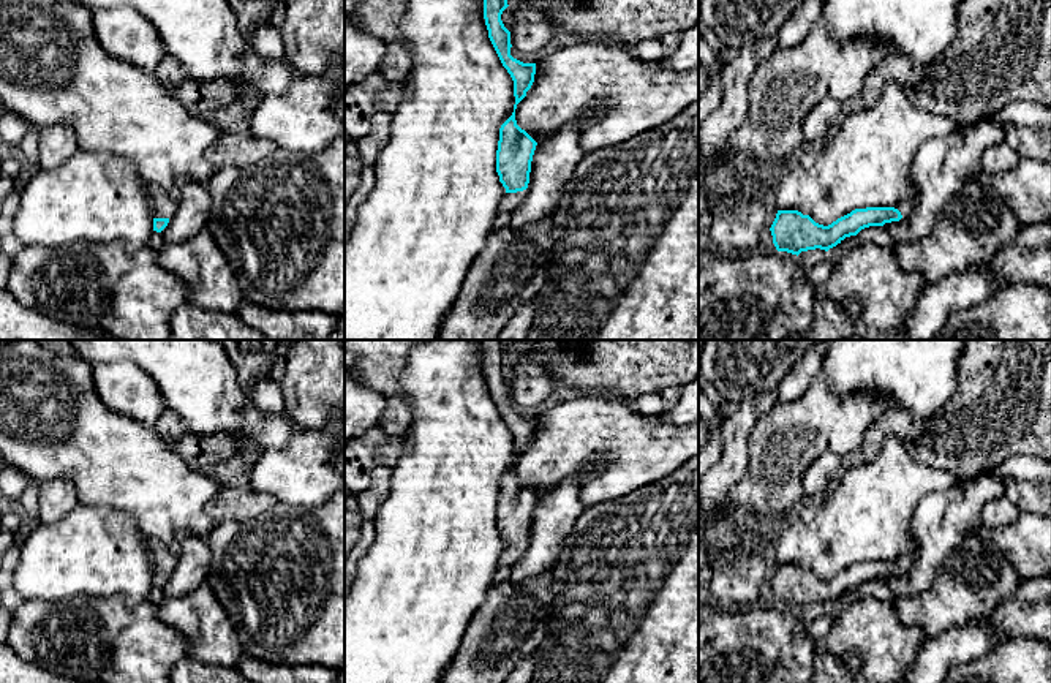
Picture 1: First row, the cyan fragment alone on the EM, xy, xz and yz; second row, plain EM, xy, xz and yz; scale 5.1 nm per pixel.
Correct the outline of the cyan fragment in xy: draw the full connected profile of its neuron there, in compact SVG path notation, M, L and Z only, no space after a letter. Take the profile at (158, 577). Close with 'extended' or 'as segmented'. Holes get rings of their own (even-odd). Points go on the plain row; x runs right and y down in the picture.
M149 539L147 547L150 550L153 585L161 587L168 580L169 572L175 568L177 557L158 541Z; extended

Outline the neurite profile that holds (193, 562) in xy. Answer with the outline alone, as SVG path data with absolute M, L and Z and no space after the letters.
M179 533L180 553L175 568L161 585L166 598L179 598L207 582L212 552L207 541L194 533Z

